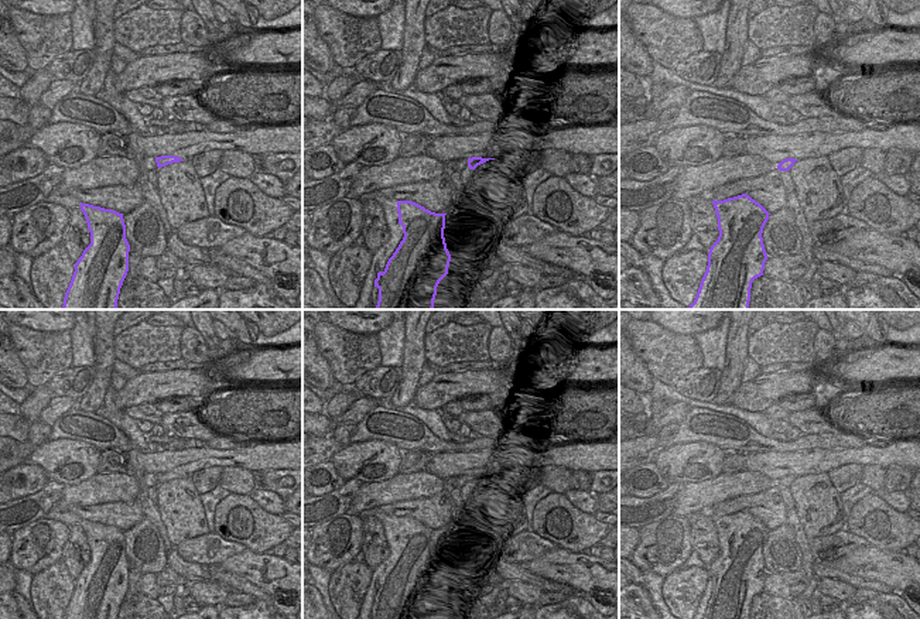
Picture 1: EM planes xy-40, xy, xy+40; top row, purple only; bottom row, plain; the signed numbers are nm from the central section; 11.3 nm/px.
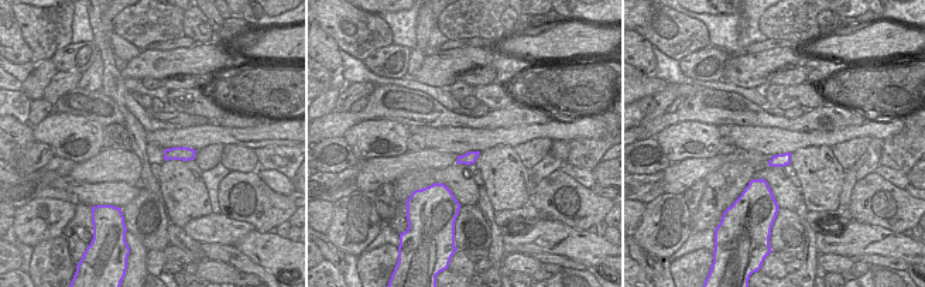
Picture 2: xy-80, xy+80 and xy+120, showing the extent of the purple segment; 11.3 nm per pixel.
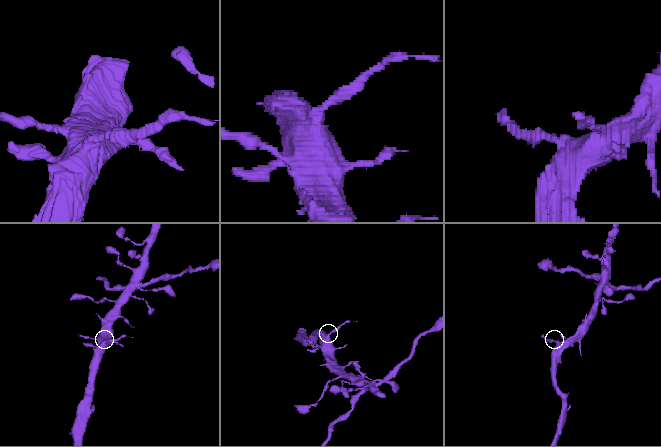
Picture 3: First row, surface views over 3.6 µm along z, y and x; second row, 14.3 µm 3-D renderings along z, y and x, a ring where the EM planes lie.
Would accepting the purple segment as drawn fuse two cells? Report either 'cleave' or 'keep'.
cleave

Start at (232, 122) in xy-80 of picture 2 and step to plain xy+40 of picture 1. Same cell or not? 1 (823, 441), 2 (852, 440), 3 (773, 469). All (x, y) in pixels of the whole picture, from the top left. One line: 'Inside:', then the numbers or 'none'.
Inside: 1, 2

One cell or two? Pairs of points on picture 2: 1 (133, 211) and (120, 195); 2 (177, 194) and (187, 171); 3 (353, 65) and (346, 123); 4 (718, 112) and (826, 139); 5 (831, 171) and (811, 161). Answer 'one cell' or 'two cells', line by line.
1: two cells
2: one cell
3: two cells
4: two cells
5: one cell

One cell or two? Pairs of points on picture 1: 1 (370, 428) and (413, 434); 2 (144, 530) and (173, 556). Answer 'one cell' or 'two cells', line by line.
1: one cell
2: two cells

